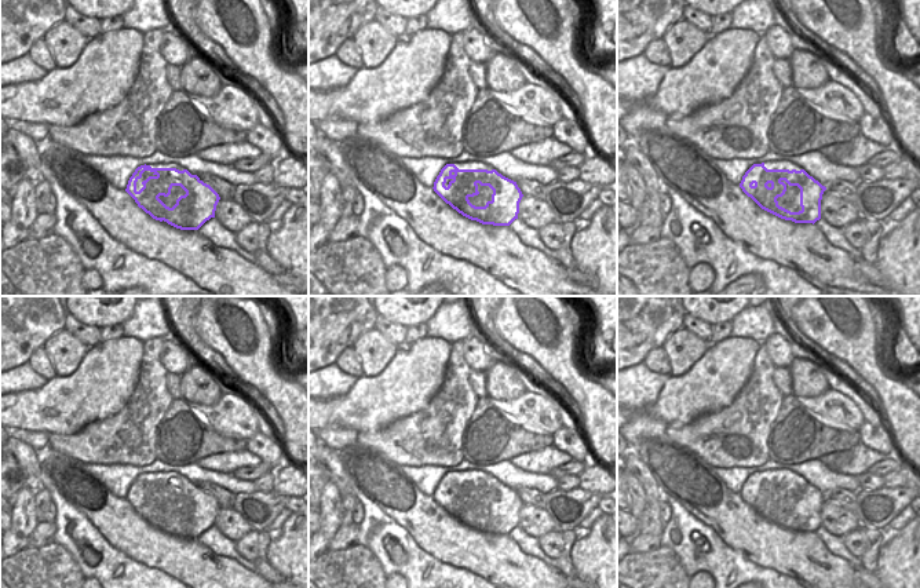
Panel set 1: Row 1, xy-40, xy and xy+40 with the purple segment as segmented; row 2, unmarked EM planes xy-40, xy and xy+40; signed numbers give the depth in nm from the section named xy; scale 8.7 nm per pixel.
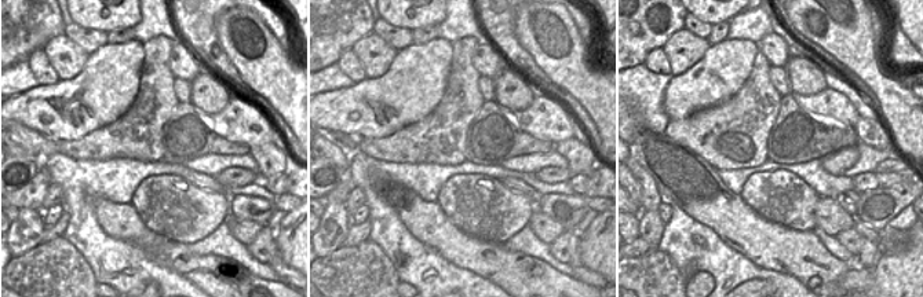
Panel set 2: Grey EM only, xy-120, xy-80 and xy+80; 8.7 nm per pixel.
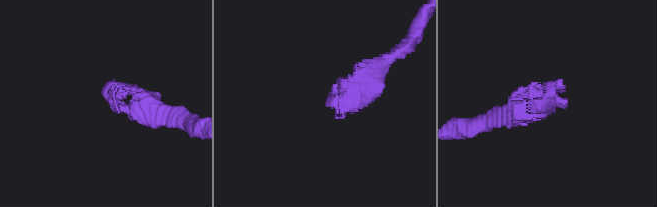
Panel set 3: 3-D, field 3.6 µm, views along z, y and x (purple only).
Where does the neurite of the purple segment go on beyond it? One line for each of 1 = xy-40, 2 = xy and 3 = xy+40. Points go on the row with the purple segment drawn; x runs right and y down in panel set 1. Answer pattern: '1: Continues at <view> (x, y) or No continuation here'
1: No continuation here
2: No continuation here
3: No continuation here.

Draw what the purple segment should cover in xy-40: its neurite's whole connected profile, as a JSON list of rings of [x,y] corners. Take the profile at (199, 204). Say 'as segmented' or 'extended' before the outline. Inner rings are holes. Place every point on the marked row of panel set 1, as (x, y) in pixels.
as segmented; [[[146,164],[135,169],[125,191],[153,219],[164,220],[180,230],[198,230],[207,220],[215,218],[220,200],[209,185],[187,169],[151,168]],[[145,171],[150,171],[153,175],[142,182],[143,187],[138,191],[136,182]],[[174,186],[180,186],[186,194],[180,196],[176,204],[169,208],[158,197],[168,197]]]

